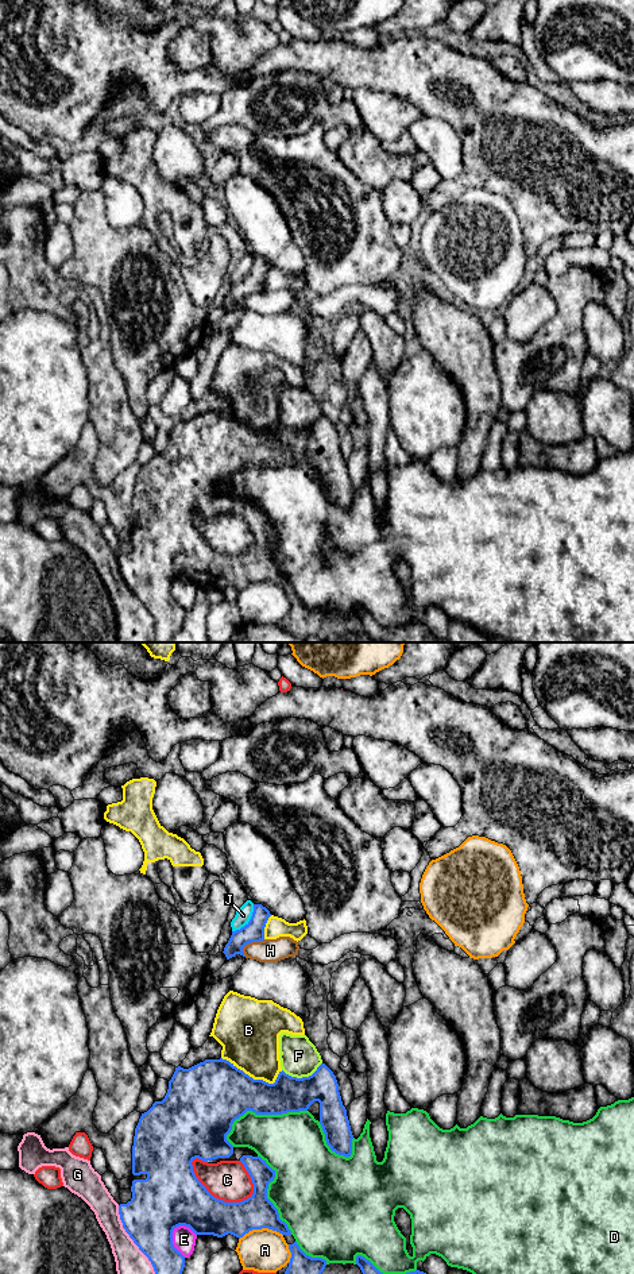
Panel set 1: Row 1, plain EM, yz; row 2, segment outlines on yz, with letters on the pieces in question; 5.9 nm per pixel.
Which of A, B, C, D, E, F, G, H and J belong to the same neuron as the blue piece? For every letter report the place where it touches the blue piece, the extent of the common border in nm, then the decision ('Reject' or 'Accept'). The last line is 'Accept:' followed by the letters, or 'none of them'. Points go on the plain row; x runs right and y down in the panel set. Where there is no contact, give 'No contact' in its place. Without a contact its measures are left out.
A: Touches blue at yz (261, 580). Shared border 260 nm. Reject
B: Touches blue at yz (252, 431). Shared border 380 nm. Reject
C: Touches blue at yz (215, 549). Shared border 420 nm. Reject
D: Touches blue at yz (261, 466). Shared border 500 nm. Reject
E: Touches blue at yz (171, 593). Shared border 200 nm. Reject
F: Touches blue at yz (302, 429). Shared border 240 nm. Reject
G: Touches blue at yz (138, 598). Shared border 550 nm. Reject
H: Touches blue at yz (250, 294). Shared border 160 nm. Reject
J: Touches blue at yz (250, 273). Shared border 220 nm. Reject
Accept: none of them

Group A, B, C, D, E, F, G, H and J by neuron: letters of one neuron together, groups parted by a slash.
A / B / C / D / E / F / G / H / J

